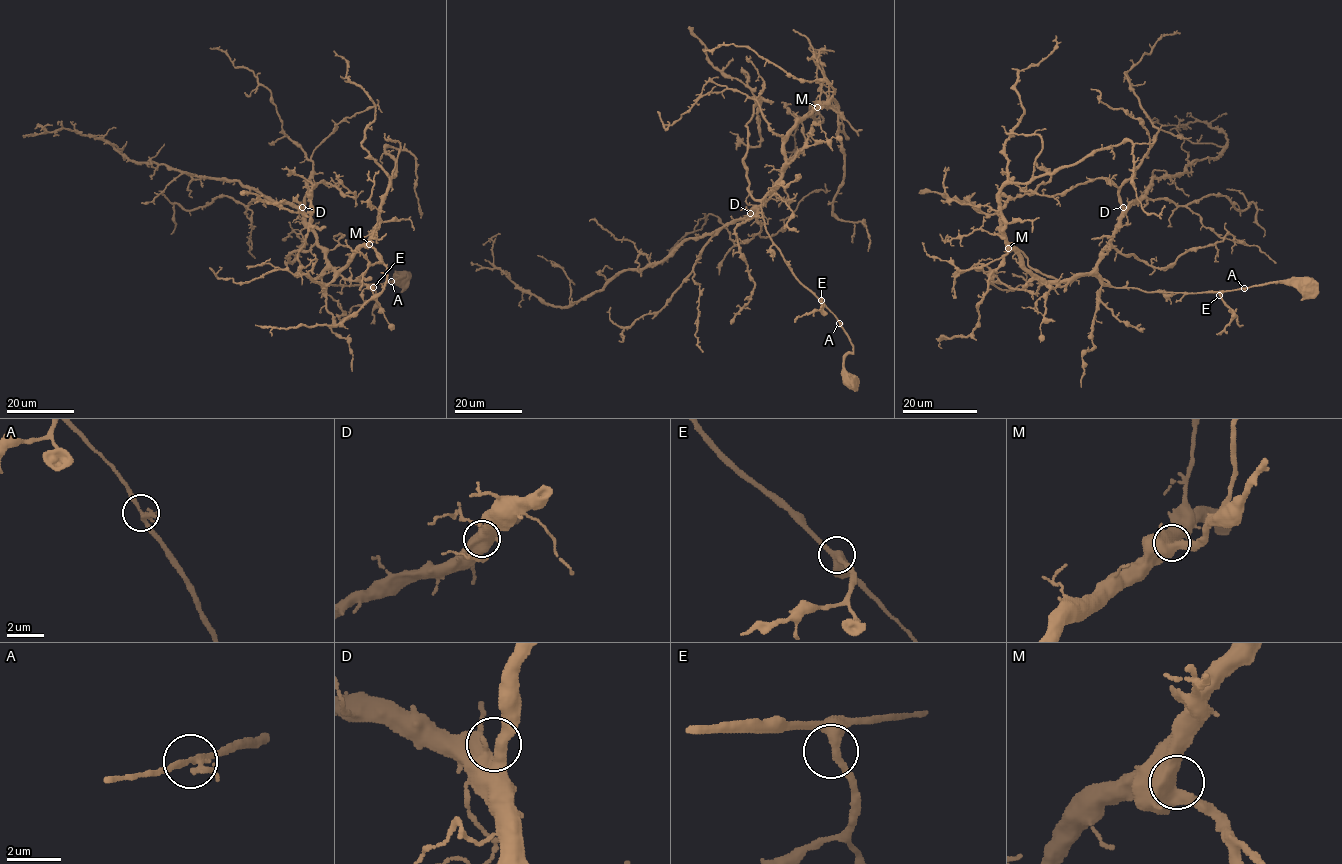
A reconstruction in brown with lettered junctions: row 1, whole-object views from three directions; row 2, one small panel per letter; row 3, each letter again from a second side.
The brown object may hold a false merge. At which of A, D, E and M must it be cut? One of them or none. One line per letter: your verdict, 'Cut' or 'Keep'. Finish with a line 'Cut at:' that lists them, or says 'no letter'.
A: Keep
D: Keep
E: Keep
M: Keep
Cut at: no letter

